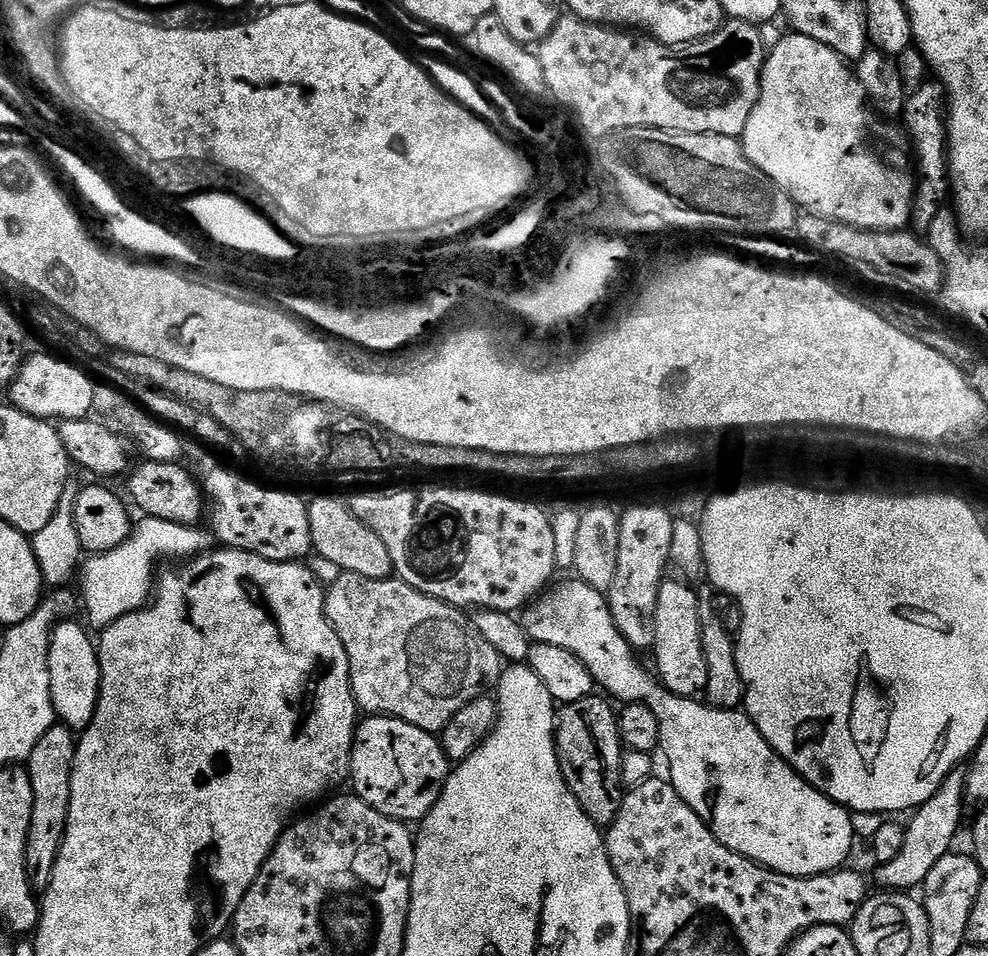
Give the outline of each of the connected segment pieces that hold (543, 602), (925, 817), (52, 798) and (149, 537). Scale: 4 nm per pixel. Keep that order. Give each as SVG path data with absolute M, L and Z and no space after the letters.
M579 578L571 579L565 584L557 583L551 591L537 596L523 609L522 623L529 641L532 644L570 650L570 654L574 654L574 658L584 663L586 670L590 670L593 681L599 687L601 684L605 688L603 691L613 701L620 700L621 705L644 704L654 710L660 727L659 751L664 752L664 760L668 763L667 779L676 793L690 806L690 810L694 810L694 814L698 814L698 818L702 818L711 827L712 833L730 850L764 868L787 876L821 876L823 872L843 869L852 852L852 842L854 843L851 828L853 813L809 786L769 746L762 733L752 725L752 719L743 711L713 708L696 698L675 696L664 687L649 669L648 673L632 657L635 656L634 650L626 642L626 638L622 638L605 593L594 590Z
M963 767L954 769L938 786L938 790L920 808L915 809L913 818L904 828L902 850L898 850L898 858L894 862L886 862L875 870L876 880L884 890L912 890L923 885L926 874L934 870L934 865L943 856L953 851L952 843L956 840L956 831L960 828L960 819L964 816L966 805L967 771Z
M54 726L38 738L38 746L26 762L30 786L34 792L34 810L30 818L30 834L26 842L26 870L32 883L32 891L43 894L50 886L50 874L60 853L60 840L68 825L70 810L70 778L74 766L77 737L73 729Z
M153 516L141 519L133 527L132 535L122 546L109 552L98 552L89 555L83 561L78 572L78 596L82 601L82 608L88 611L87 623L93 629L109 628L118 618L136 612L149 603L154 592L154 574L152 567L159 560L183 561L185 558L195 558L214 548L214 537L211 531L200 526L175 524L159 520Z

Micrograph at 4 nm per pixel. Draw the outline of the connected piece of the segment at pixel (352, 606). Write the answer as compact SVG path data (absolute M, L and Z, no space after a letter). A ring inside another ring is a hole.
M344 572L338 582L327 585L324 609L346 646L352 697L361 713L419 724L422 730L436 734L462 710L460 700L474 702L500 679L502 657L478 634L467 615L460 619L456 632L420 632L420 636L400 632L400 628L416 628L416 624L440 628L444 604L415 592L399 578L375 580ZM408 672L420 672L420 676L408 676ZM440 672L456 672L456 676L440 676Z

